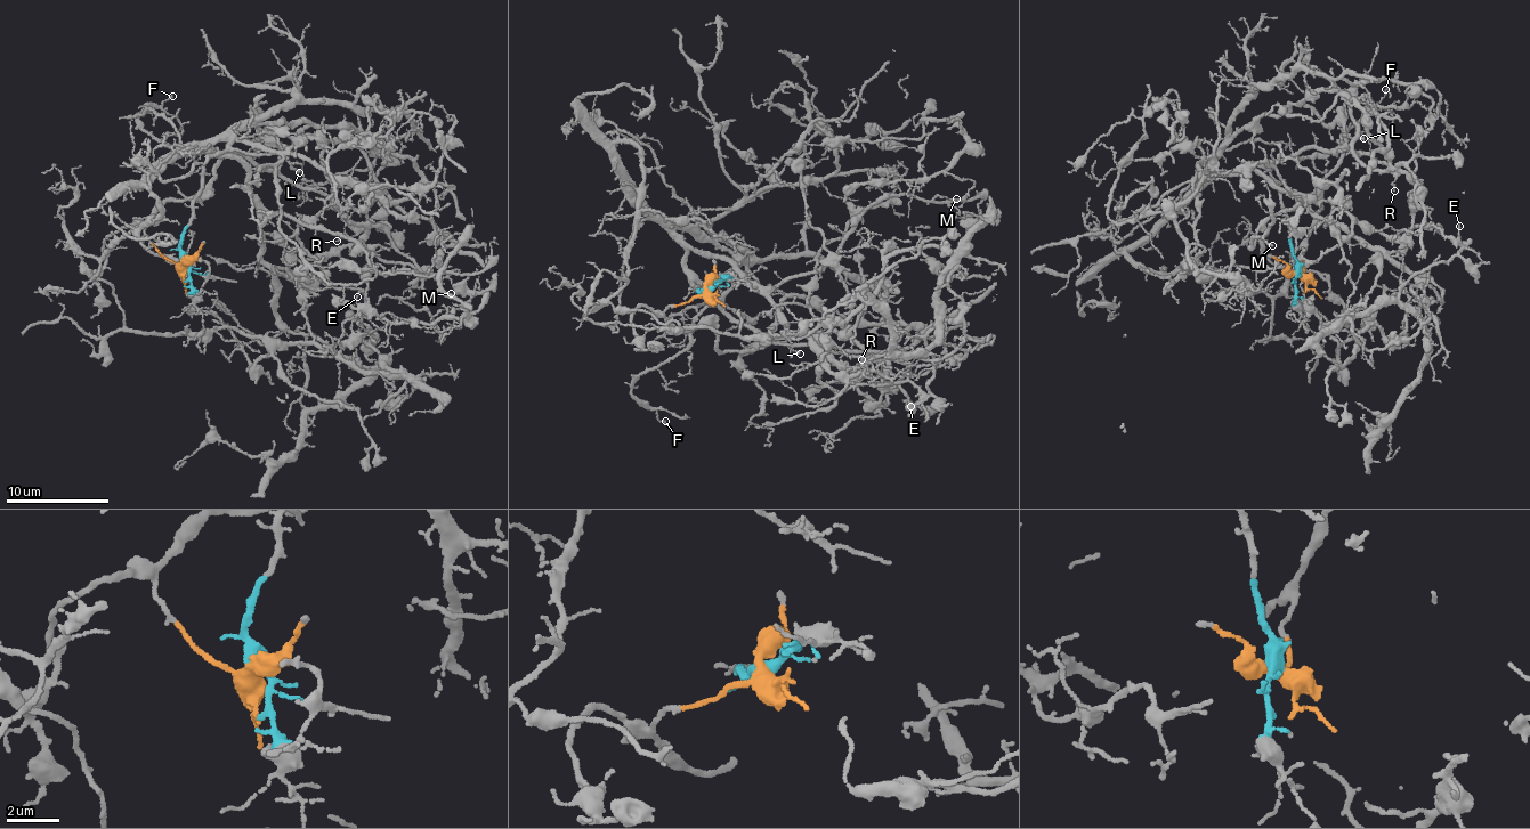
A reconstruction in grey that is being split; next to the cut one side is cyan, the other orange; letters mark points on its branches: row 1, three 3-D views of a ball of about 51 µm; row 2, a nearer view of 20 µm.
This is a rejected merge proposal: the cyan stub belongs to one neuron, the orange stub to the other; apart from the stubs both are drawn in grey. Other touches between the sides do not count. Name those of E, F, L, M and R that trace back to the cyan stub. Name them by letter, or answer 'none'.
E, F, L, M, R

